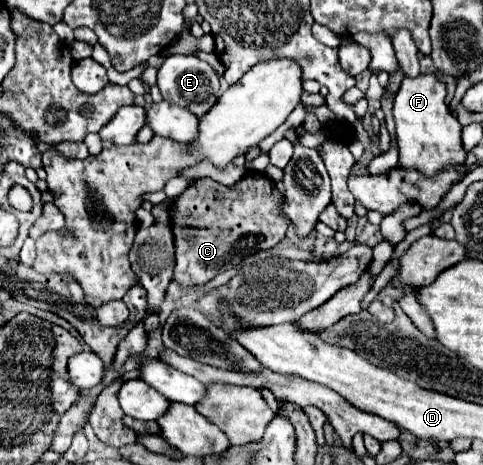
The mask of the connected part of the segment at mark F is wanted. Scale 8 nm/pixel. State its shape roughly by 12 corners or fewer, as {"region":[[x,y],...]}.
{"region":[[436,75],[394,97],[400,167],[464,163],[462,125]]}

